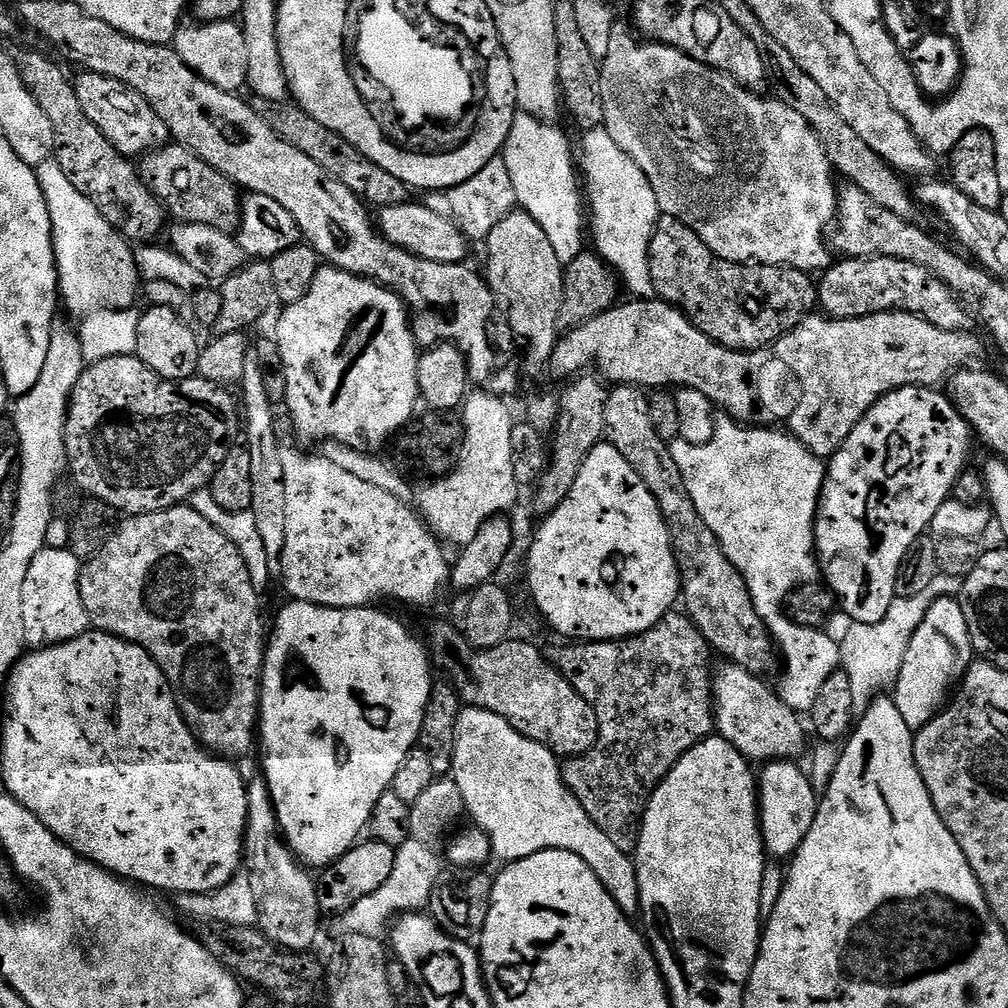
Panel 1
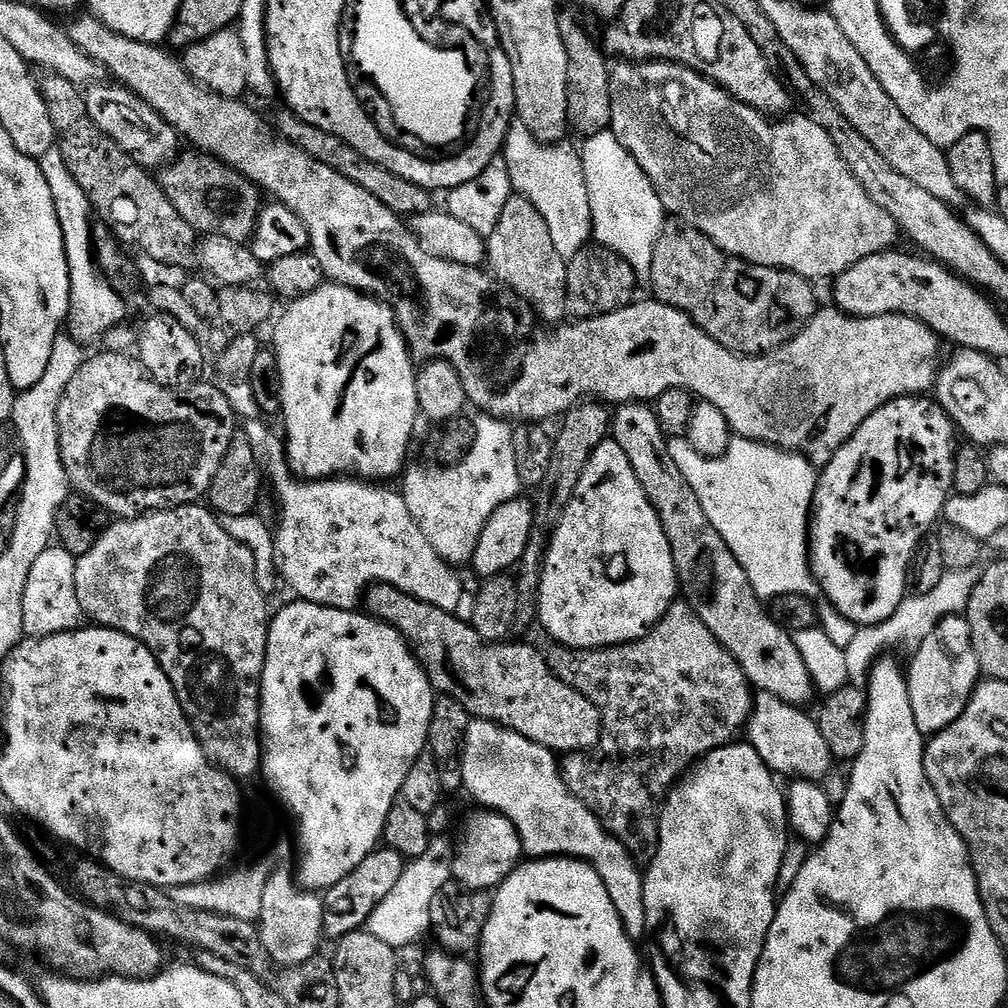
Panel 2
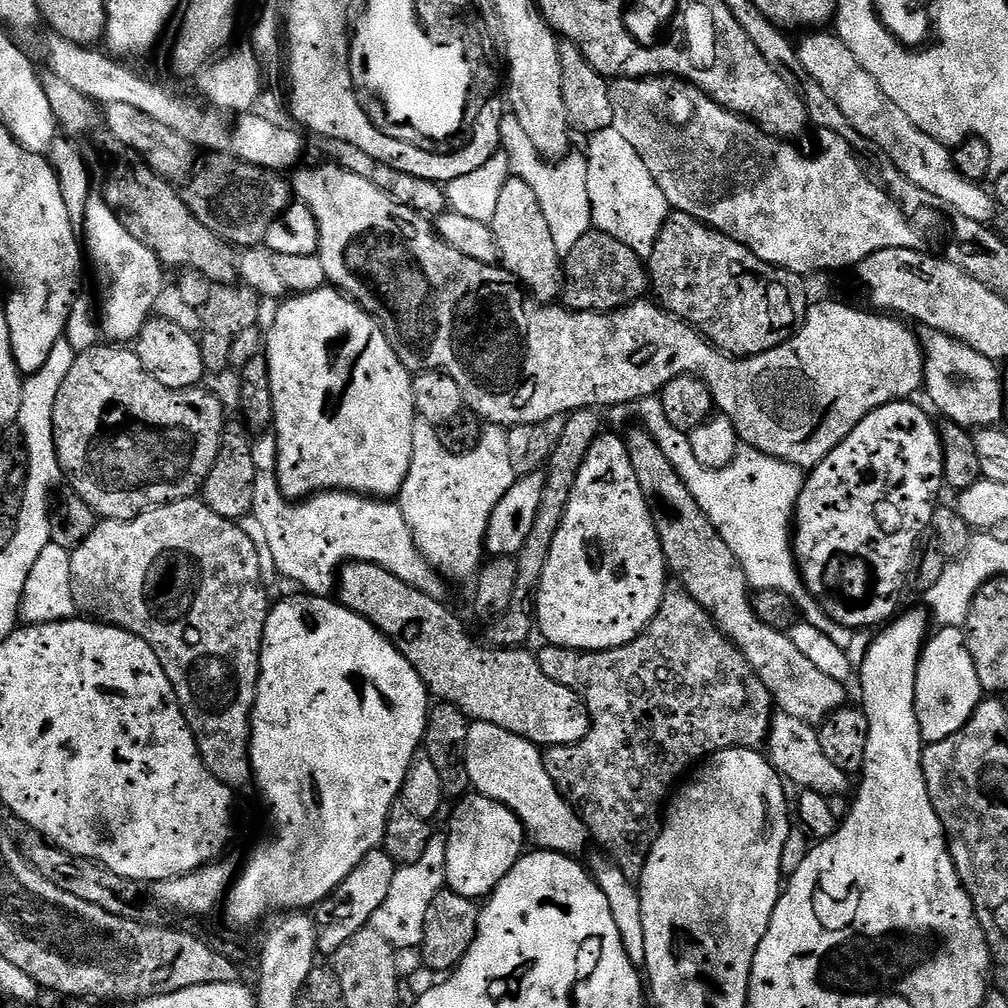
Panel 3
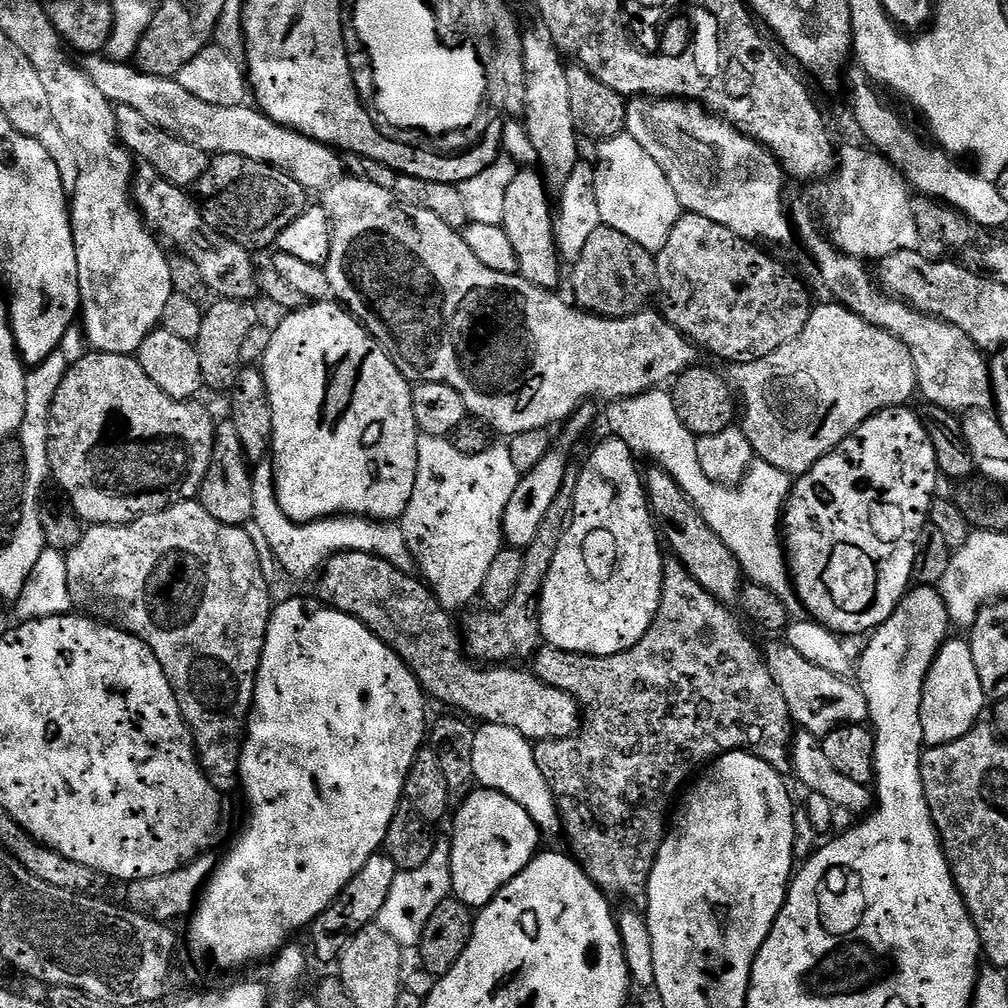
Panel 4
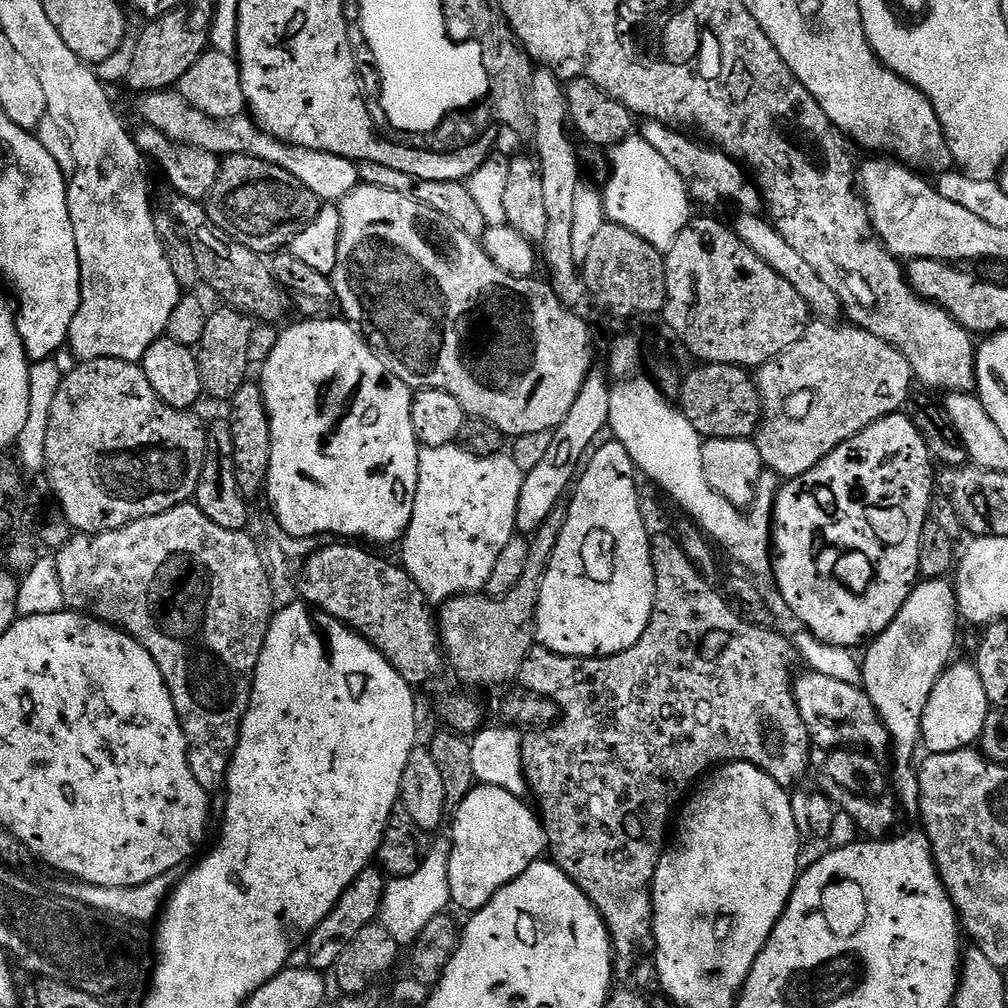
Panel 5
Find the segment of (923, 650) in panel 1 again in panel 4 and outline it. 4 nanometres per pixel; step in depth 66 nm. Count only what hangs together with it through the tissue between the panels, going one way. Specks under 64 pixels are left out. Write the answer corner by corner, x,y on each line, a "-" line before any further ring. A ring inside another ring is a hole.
967,639
945,640
924,679
920,717
925,745
937,748
962,738
971,728
981,723
984,704
986,697
982,682
978,682
978,669
974,666
974,654
970,654

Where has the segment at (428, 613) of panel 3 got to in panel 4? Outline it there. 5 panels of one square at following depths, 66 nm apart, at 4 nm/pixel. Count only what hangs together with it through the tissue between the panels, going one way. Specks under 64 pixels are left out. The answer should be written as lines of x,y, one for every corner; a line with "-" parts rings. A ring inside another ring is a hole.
339,552
325,562
319,573
319,580
319,599
329,608
337,608
339,612
350,614
358,618
358,622
365,624
387,648
398,654
400,661
412,671
421,689
431,699
433,696
434,699
449,704
452,707
449,709
459,710
465,717
480,724
516,728
518,734
522,734
530,742
565,740
580,731
582,716
576,700
562,690
542,683
535,671
523,672
520,666
481,666
469,659
462,645
461,633
457,625
456,628
452,625
453,617
436,601
436,595
423,579
398,570
390,562
374,554

